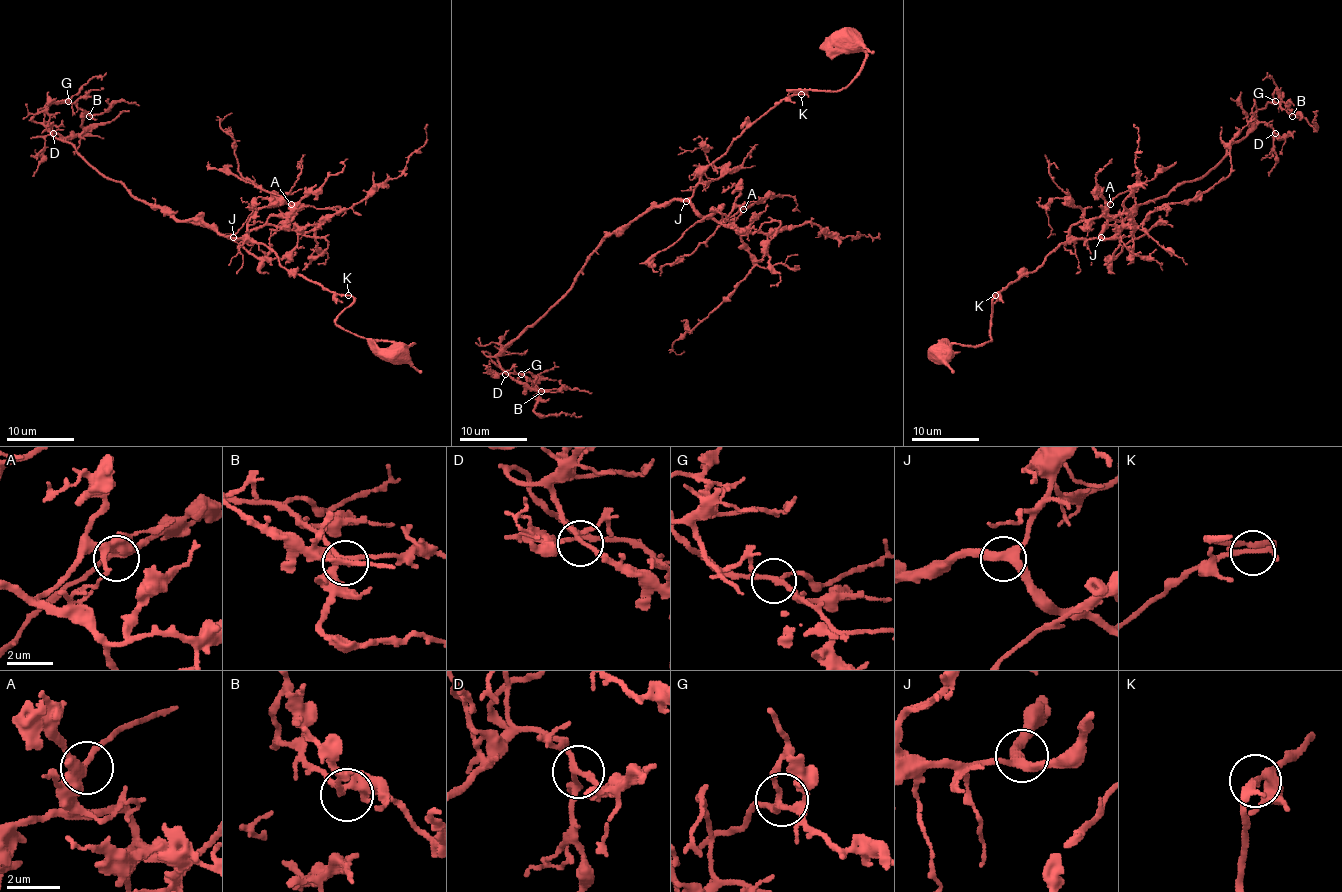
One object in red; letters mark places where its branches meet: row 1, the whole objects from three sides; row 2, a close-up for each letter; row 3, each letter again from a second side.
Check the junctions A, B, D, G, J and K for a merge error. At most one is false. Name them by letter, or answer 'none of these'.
none of these

